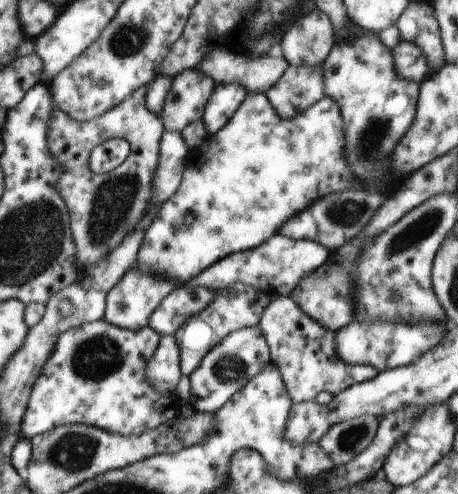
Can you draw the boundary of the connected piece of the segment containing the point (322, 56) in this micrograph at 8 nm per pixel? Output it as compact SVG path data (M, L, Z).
M320 10L298 18L279 42L290 65L322 66L334 46L334 28Z

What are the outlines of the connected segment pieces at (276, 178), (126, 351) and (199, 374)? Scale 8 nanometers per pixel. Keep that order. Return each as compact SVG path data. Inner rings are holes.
M249 92L232 118L207 141L189 151L182 182L178 190L160 206L154 222L144 234L135 266L154 276L164 276L174 284L185 286L208 266L235 252L260 246L296 212L312 200L330 192L364 190L368 186L346 166L344 156L344 122L340 108L326 94L320 102L292 118L280 118L265 94Z
M103 318L63 332L44 364L44 372L40 373L32 388L32 396L22 417L22 438L30 441L33 436L66 424L86 424L120 436L138 436L160 424L173 421L181 414L182 403L158 392L146 380L146 366L154 356L160 338L158 332L154 332L150 326L144 326L140 330L128 330L118 328Z
M259 326L241 328L231 332L208 352L190 374L191 392L188 405L198 412L215 413L232 396L244 388L263 368L270 363L270 349Z

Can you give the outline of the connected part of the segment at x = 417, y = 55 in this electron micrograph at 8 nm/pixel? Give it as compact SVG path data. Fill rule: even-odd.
M401 40L392 50L394 68L400 78L422 82L432 72L428 66L426 56L422 54L422 48L410 40Z

